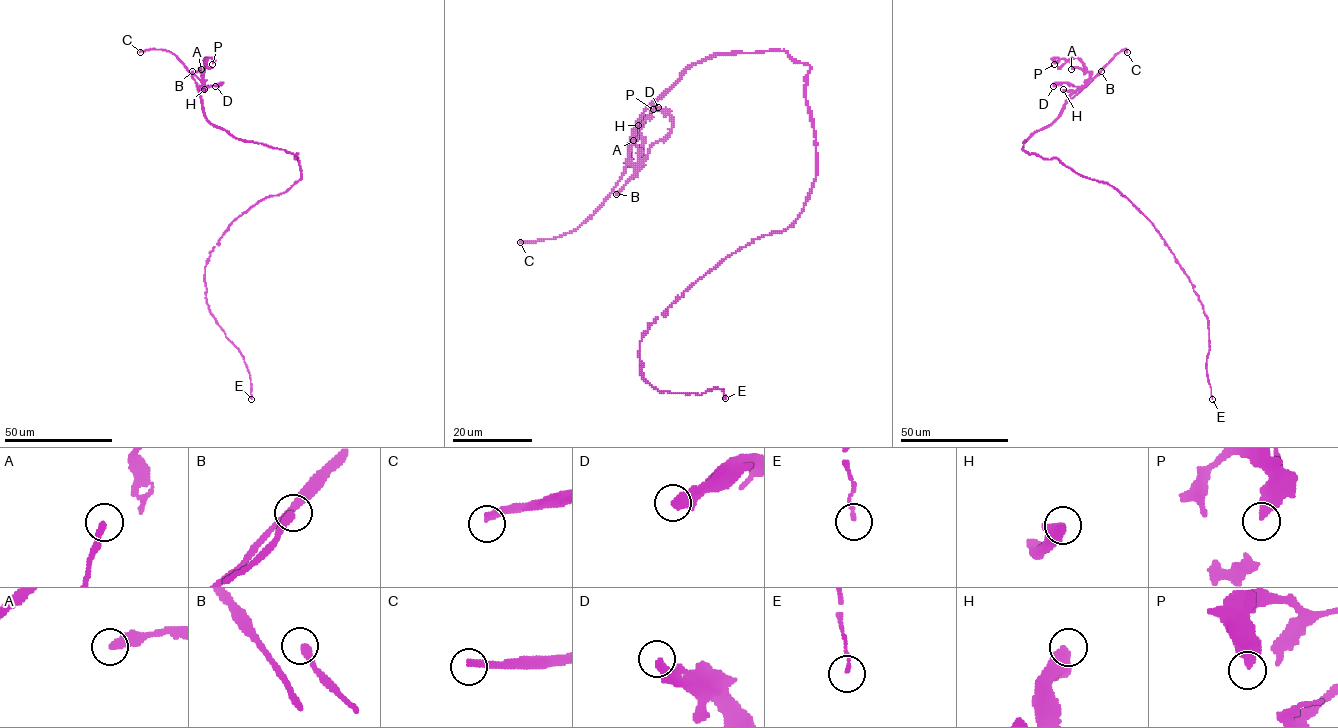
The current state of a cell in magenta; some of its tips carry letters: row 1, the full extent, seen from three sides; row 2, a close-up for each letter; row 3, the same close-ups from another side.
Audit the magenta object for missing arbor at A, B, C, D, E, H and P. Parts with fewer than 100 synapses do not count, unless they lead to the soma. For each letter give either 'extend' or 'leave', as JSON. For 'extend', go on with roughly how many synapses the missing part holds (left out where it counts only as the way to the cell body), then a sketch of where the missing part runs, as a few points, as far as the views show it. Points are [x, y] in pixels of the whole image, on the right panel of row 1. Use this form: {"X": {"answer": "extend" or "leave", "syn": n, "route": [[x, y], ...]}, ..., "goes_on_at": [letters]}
{"A": {"answer": "leave"}, "B": {"answer": "leave"}, "C": {"answer": "extend", "syn": 200, "route": [[1127, 52], [1111, 75], [1075, 110], [1087, 92], [1067, 84]]}, "D": {"answer": "leave"}, "E": {"answer": "leave"}, "H": {"answer": "leave"}, "P": {"answer": "leave"}, "goes_on_at": ["C"]}

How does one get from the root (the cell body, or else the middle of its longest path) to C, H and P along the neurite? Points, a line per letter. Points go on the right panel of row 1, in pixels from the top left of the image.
C: (1096, 180), (1080, 175), (1056, 158), (1026, 153), (1023, 142), (1049, 126), (1065, 103), (1119, 52), (1127, 52)
H: (1096, 180), (1056, 158), (1022, 149), (1084, 86), (1063, 89)
P: (1096, 180), (1056, 158), (1022, 149), (1089, 78), (1077, 58), (1056, 58), (1054, 64)

